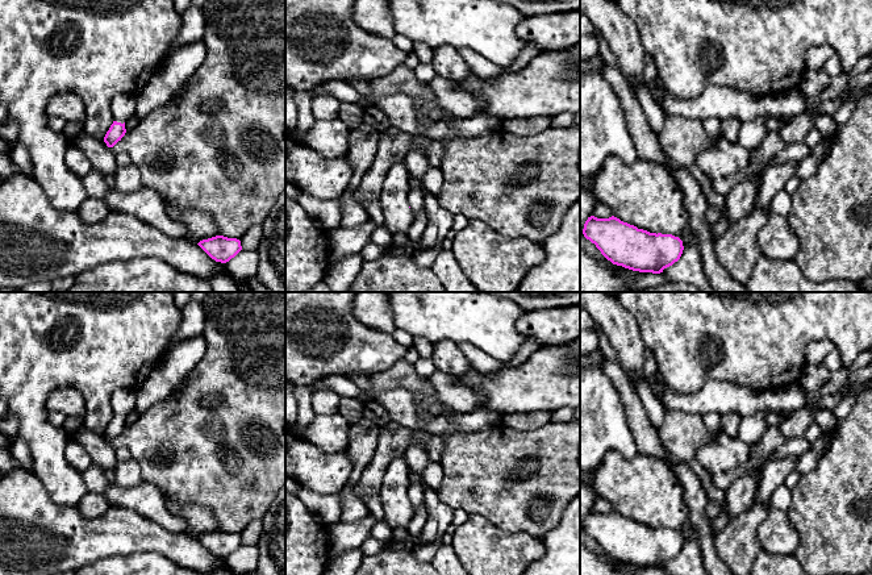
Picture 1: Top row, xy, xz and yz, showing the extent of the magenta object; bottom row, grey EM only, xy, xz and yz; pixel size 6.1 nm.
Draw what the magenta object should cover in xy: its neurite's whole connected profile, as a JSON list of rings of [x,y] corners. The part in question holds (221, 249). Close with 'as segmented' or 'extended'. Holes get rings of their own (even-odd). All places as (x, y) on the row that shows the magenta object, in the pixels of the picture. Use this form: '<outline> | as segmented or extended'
[[[216,236],[203,239],[197,243],[212,259],[216,262],[226,263],[234,258],[241,250],[241,241],[237,238],[228,238]]] | as segmented

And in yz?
[[[614,216],[588,217],[583,234],[613,264],[639,272],[660,274],[677,262],[684,250],[679,237],[650,233]]] | as segmented

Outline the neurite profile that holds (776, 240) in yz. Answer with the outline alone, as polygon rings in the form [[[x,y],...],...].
[[[769,213],[756,237],[760,253],[772,261],[793,261],[798,251],[798,238],[787,216]]]

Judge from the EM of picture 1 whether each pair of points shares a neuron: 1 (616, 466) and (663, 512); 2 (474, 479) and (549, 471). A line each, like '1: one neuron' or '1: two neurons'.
1: one neuron
2: one neuron

